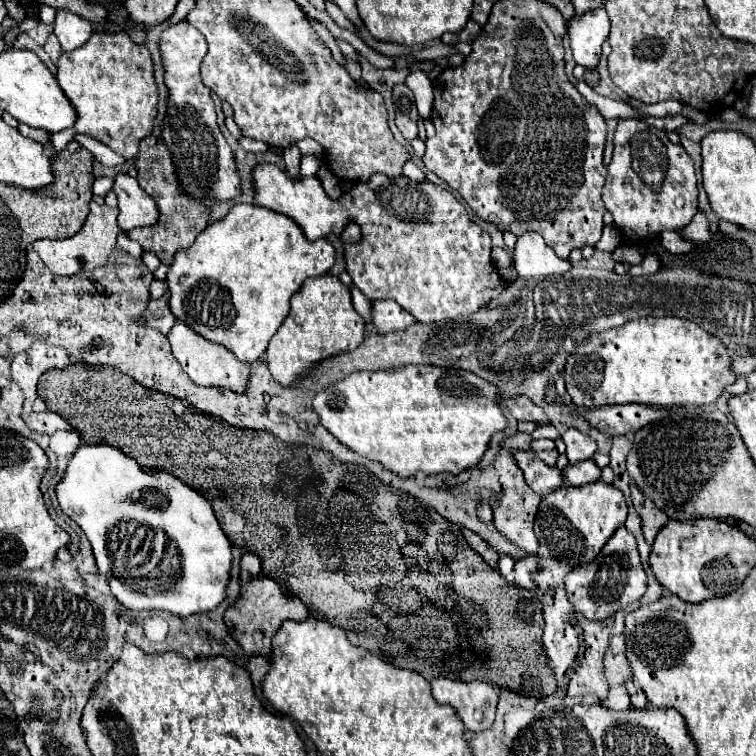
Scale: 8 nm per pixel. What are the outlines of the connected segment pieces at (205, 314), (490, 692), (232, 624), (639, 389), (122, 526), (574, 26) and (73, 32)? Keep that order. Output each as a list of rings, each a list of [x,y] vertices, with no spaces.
[[[238,203],[220,221],[210,223],[196,241],[174,255],[174,263],[168,271],[170,307],[176,319],[182,319],[204,339],[224,345],[240,361],[256,361],[268,347],[272,335],[280,327],[280,321],[290,311],[290,297],[300,291],[308,277],[328,273],[336,261],[336,249],[330,241],[308,241],[300,225],[290,217],[270,211],[260,205]]]
[[[438,677],[432,681],[432,695],[438,703],[452,705],[464,721],[464,727],[472,733],[492,727],[496,705],[500,699],[498,689],[492,683],[464,683],[446,677]]]
[[[260,575],[258,579],[244,585],[240,599],[224,613],[228,631],[242,645],[242,649],[248,655],[262,655],[266,659],[270,659],[270,655],[272,655],[272,639],[274,639],[276,631],[282,627],[282,623],[288,619],[306,621],[308,617],[310,617],[308,607],[292,593],[280,589],[280,585],[266,575]]]
[[[674,315],[666,317],[640,317],[620,327],[590,335],[586,343],[578,343],[574,353],[566,359],[564,367],[566,391],[574,405],[600,407],[618,403],[644,403],[658,407],[682,407],[682,405],[710,405],[728,385],[736,381],[732,371],[732,359],[718,337],[706,333],[694,321]]]
[[[80,445],[76,455],[72,457],[72,461],[68,463],[68,469],[64,473],[64,479],[56,485],[56,495],[58,495],[58,503],[62,507],[62,511],[76,521],[84,535],[88,537],[88,541],[92,543],[92,551],[96,557],[96,565],[98,571],[104,575],[110,575],[110,589],[112,595],[126,607],[132,611],[168,611],[176,617],[190,617],[194,613],[208,613],[212,609],[216,609],[224,599],[226,599],[226,589],[230,583],[230,565],[232,565],[232,545],[228,541],[228,537],[224,535],[224,531],[220,529],[220,523],[212,511],[212,505],[204,499],[204,495],[200,495],[196,489],[188,487],[186,483],[182,483],[180,479],[176,479],[174,475],[160,471],[160,469],[144,469],[136,463],[136,459],[126,457],[120,449],[110,447],[110,445]]]
[[[592,9],[582,15],[574,15],[568,21],[568,37],[574,61],[582,67],[596,67],[608,33],[610,23],[604,9]]]
[[[60,9],[56,13],[54,33],[62,45],[62,51],[72,51],[72,49],[84,45],[86,39],[90,39],[92,23],[88,23],[84,17],[80,17],[68,9]]]

